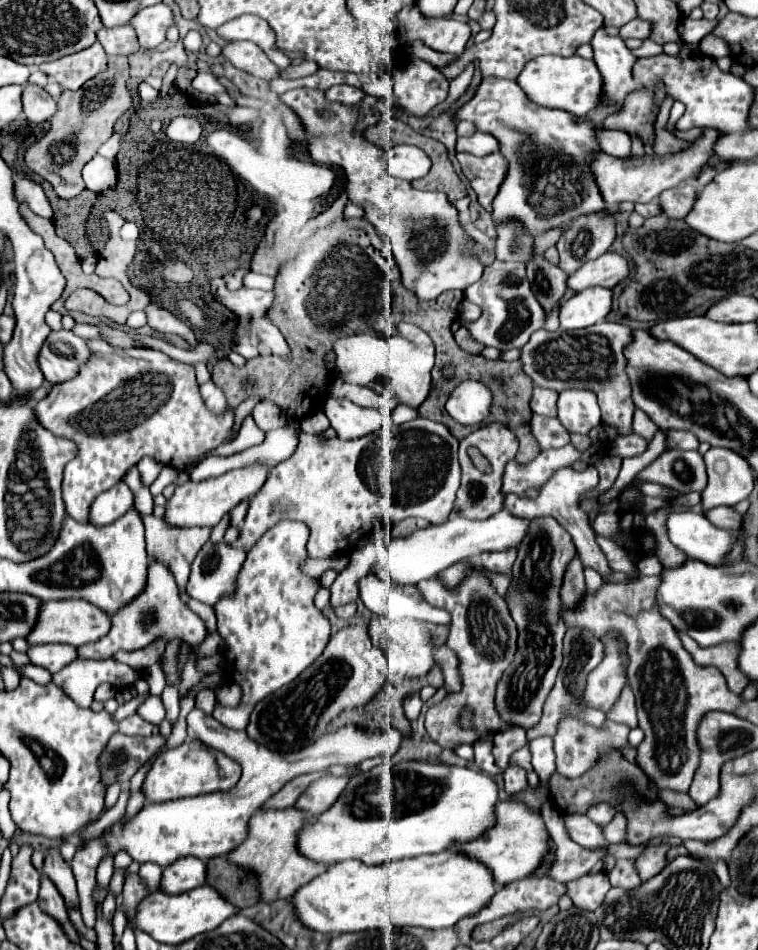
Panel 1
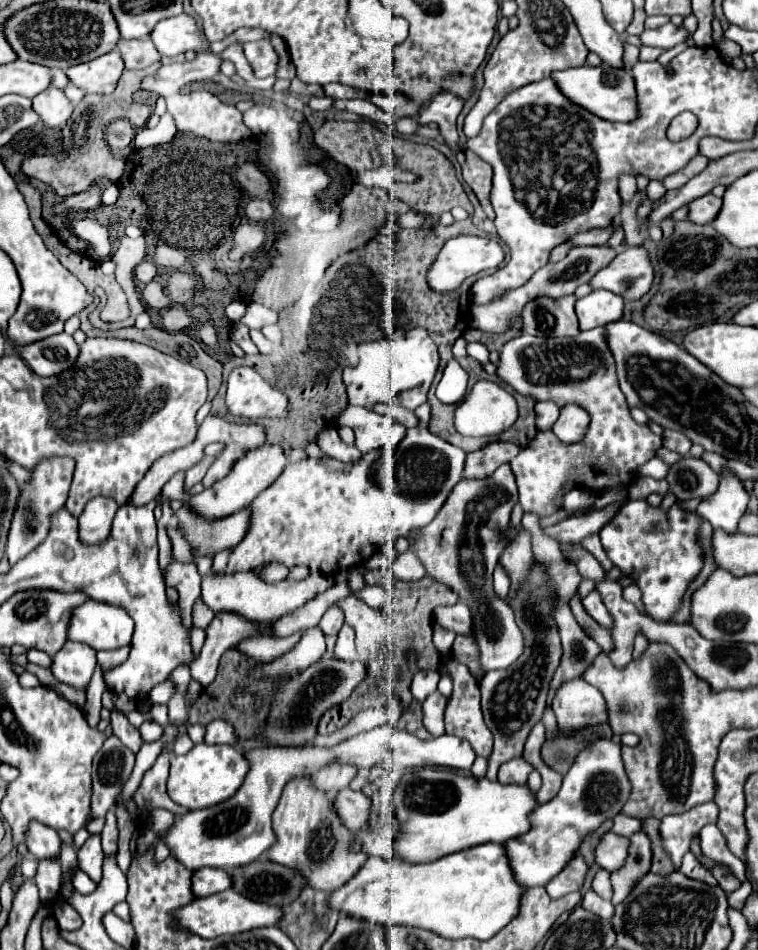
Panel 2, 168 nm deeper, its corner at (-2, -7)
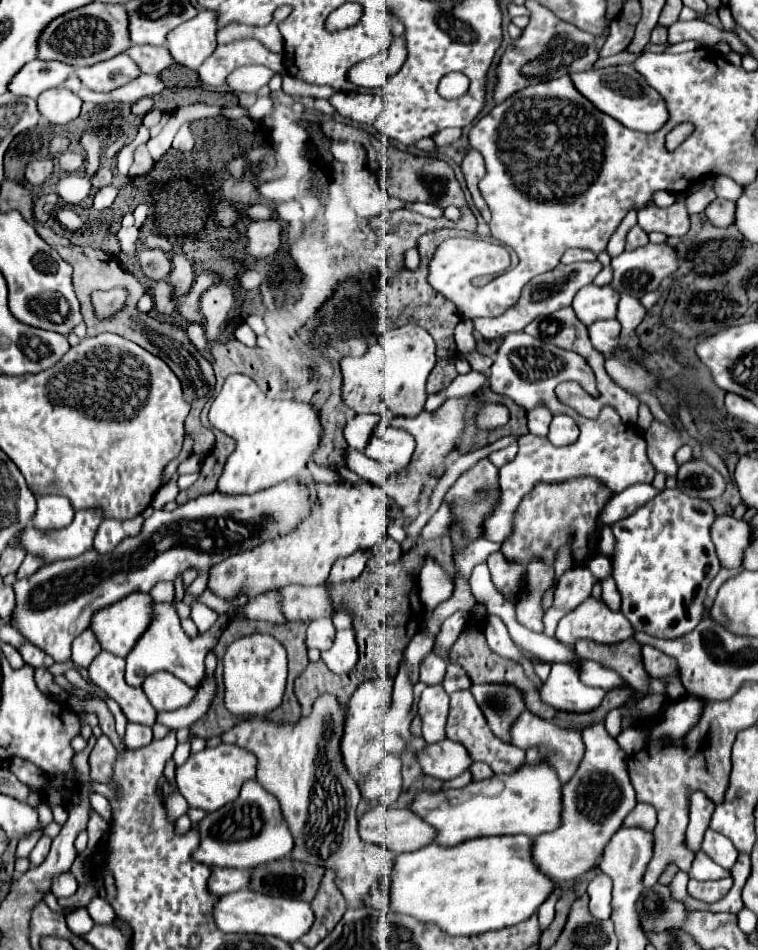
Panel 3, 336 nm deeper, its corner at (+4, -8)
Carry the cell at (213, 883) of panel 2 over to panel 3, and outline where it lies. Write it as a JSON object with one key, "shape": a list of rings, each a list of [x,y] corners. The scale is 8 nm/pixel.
{"shape":[[[213,867],[207,887],[213,895],[221,897],[221,895],[227,895],[227,893],[233,893],[233,891],[247,887],[247,883],[249,883],[249,871]]]}

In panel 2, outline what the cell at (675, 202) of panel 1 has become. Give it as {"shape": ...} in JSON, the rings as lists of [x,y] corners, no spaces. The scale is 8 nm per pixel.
{"shape":[[[705,194],[689,204],[689,218],[699,224],[709,224],[715,220],[715,214],[719,214],[721,206],[723,206],[721,198],[713,194]]]}

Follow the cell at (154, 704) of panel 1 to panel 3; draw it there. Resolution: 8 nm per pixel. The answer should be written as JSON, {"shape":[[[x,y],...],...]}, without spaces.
{"shape":[[[129,723],[123,739],[125,739],[127,749],[139,749],[139,747],[145,747],[153,741],[153,733],[151,733],[151,727],[145,727],[139,723]]]}

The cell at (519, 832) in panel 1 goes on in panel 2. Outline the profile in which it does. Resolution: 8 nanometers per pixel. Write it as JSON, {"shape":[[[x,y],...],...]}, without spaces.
{"shape":[[[597,738],[591,742],[591,746],[581,750],[581,754],[577,754],[575,764],[563,778],[559,794],[551,802],[541,804],[539,810],[531,814],[531,818],[535,818],[535,828],[505,842],[511,868],[519,884],[525,888],[545,886],[549,880],[561,874],[579,852],[583,838],[593,834],[605,820],[613,820],[623,810],[629,796],[631,782],[625,774],[621,744],[609,738]]]}

